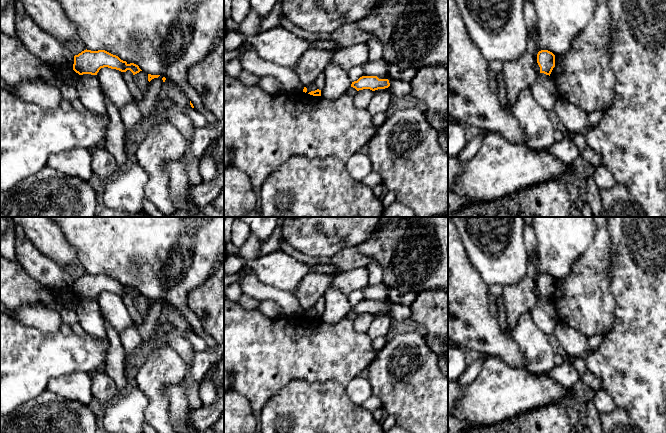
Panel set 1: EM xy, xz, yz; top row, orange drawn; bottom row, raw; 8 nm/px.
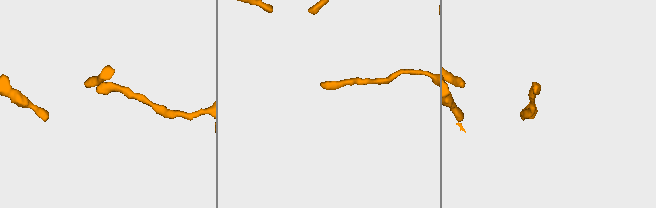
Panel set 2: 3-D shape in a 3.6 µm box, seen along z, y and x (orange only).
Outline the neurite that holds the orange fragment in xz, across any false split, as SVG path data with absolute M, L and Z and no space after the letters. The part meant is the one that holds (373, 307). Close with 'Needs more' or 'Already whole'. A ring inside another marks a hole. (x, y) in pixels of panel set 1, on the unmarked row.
M362 300L357 305L352 306L351 311L357 315L370 313L372 315L385 313L390 310L388 303L379 303L377 300Z. Already whole

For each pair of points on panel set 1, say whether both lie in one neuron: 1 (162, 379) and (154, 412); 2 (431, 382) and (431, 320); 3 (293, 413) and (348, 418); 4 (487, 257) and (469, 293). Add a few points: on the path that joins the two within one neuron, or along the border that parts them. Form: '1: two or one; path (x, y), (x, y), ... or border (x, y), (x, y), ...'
1: one; path (156, 387), (156, 404)
2: two; border (424, 336), (428, 346), (437, 357)
3: one; path (307, 418), (334, 418)
4: two; border (466, 254), (471, 265), (488, 286)

